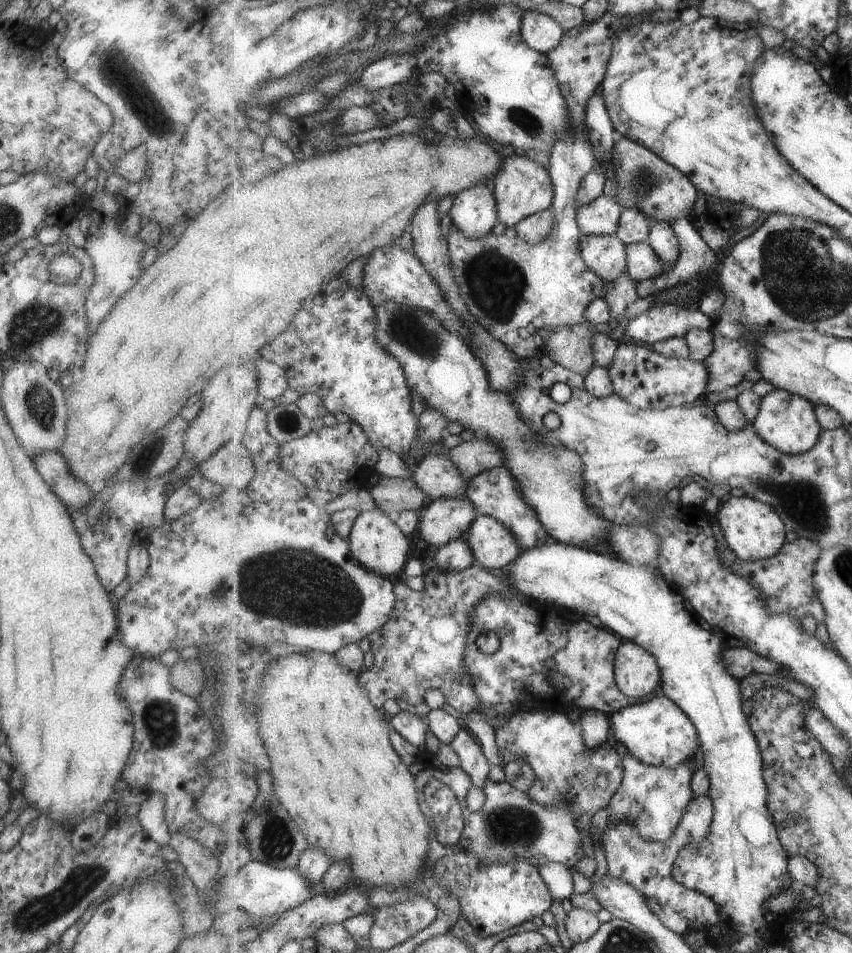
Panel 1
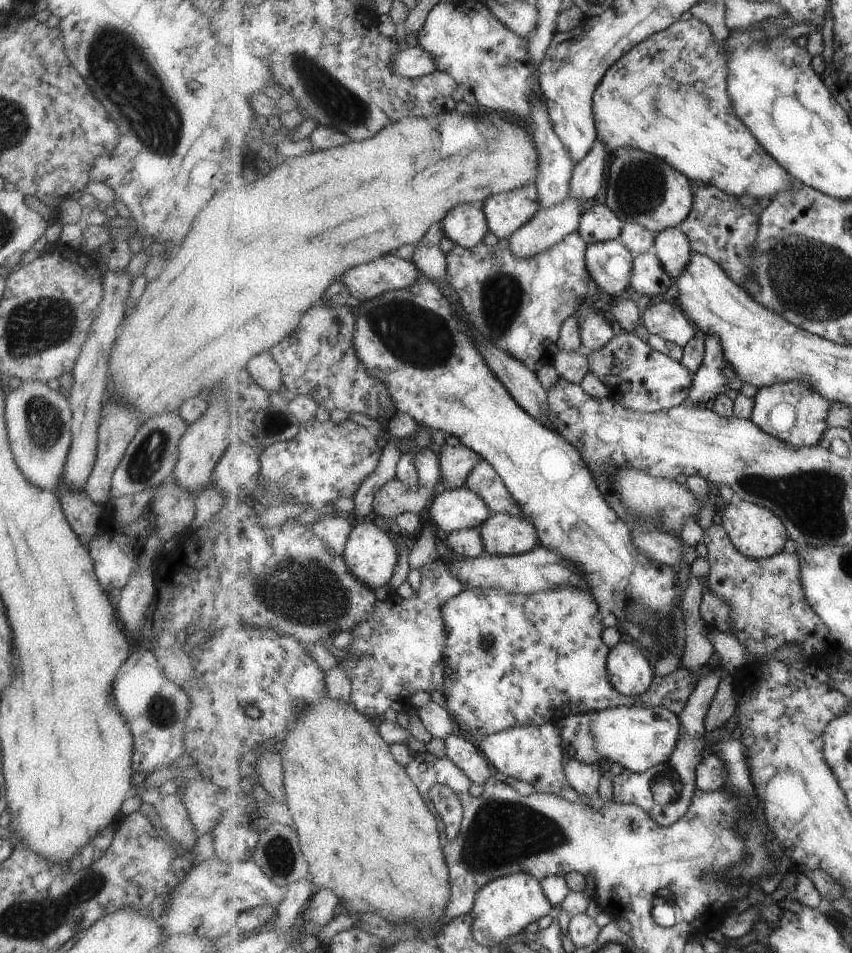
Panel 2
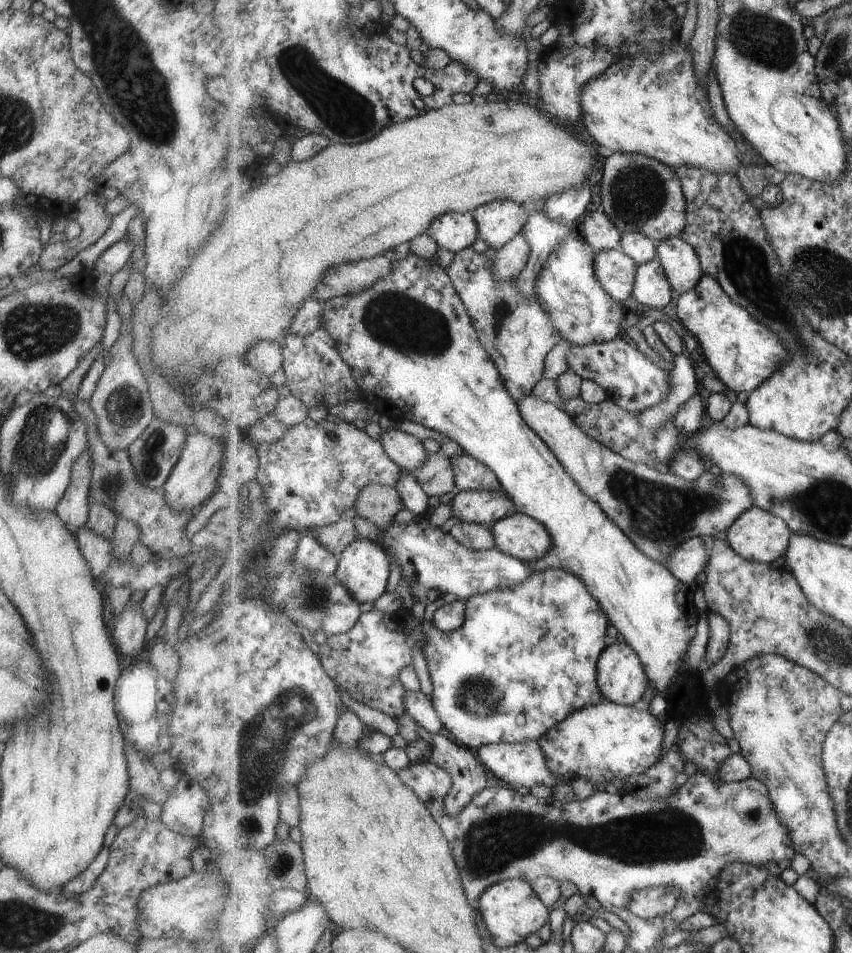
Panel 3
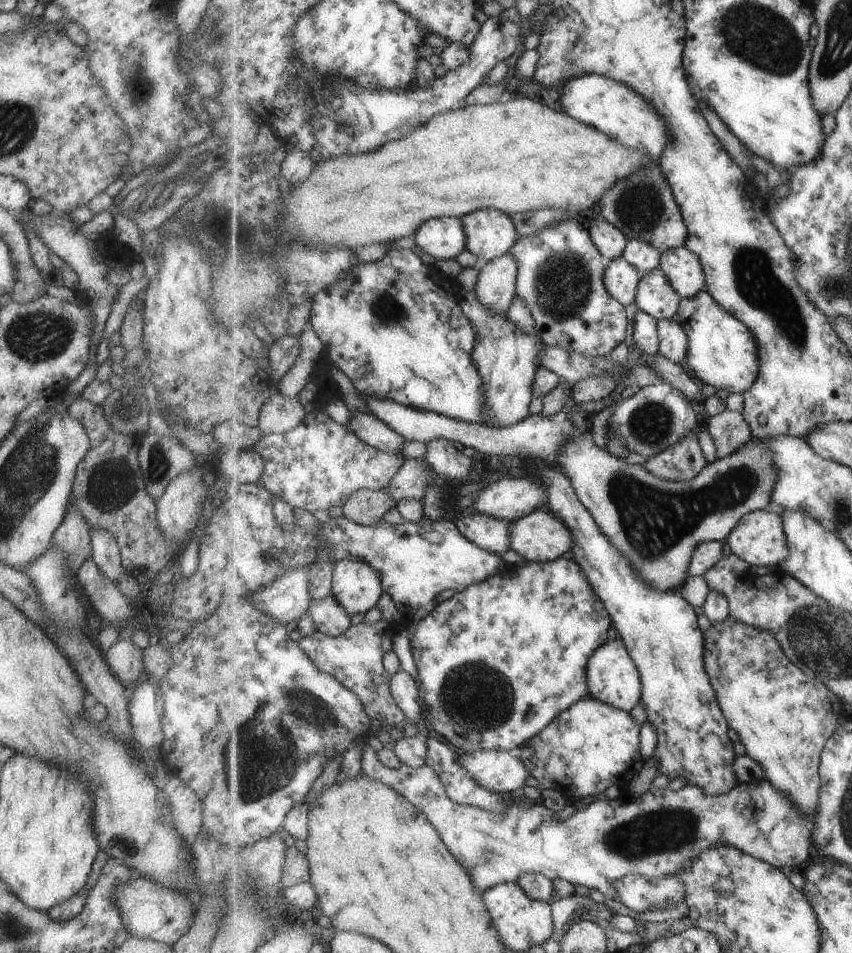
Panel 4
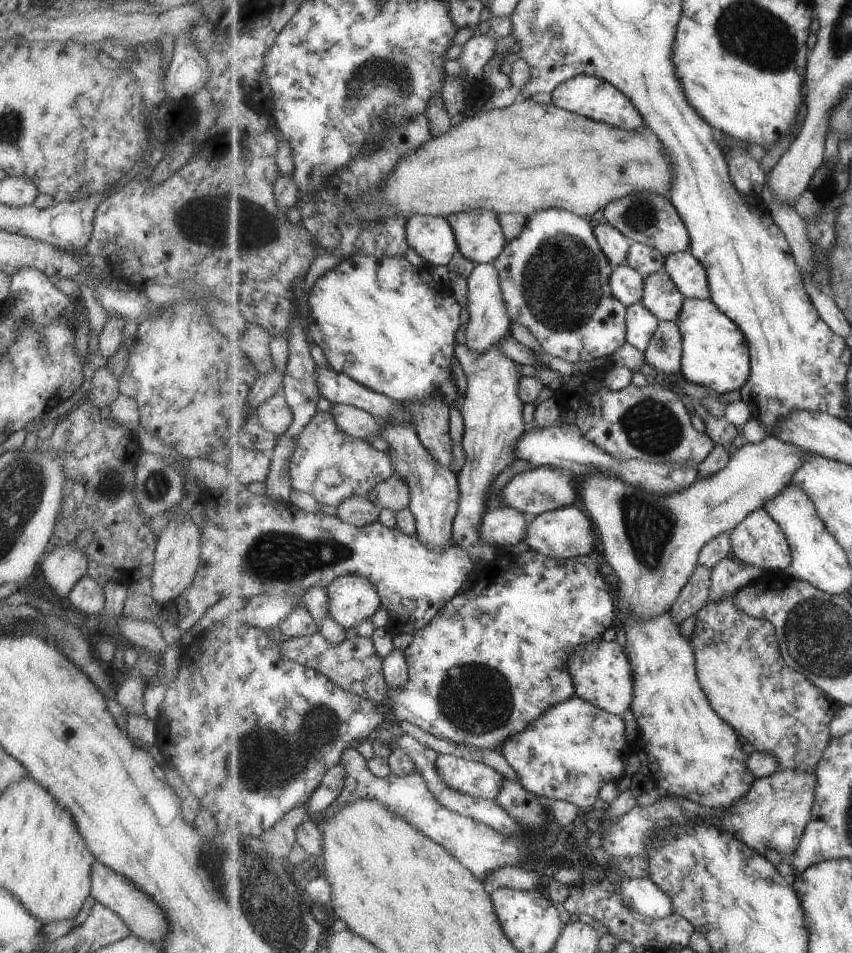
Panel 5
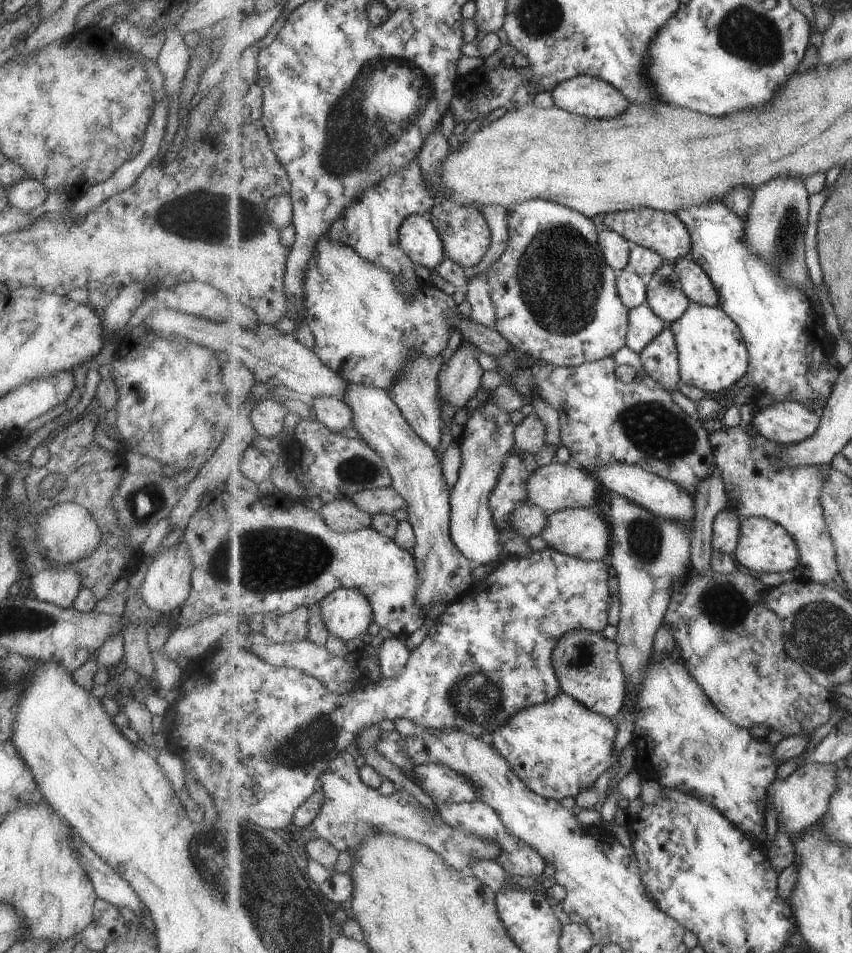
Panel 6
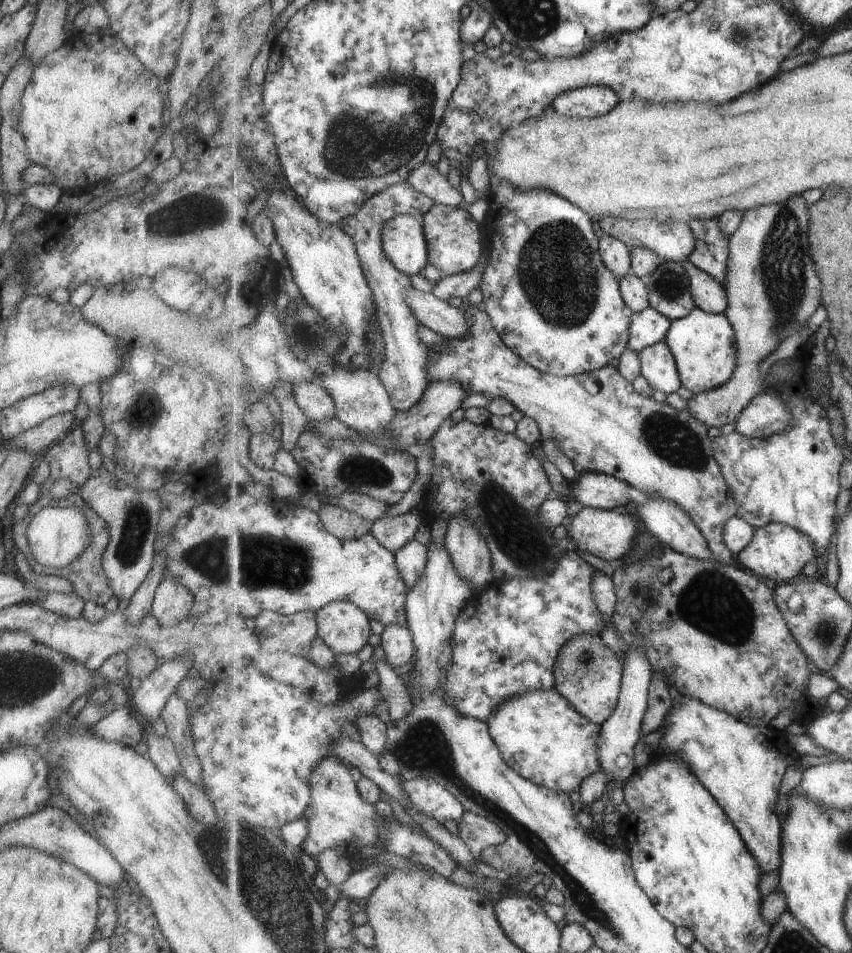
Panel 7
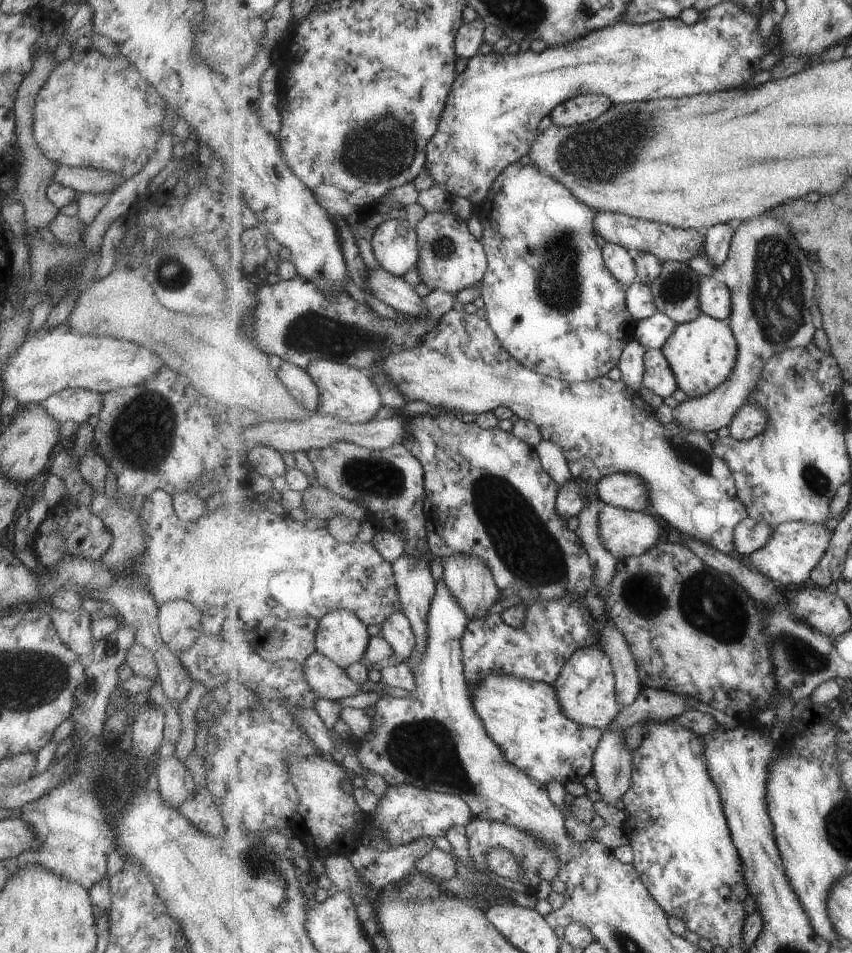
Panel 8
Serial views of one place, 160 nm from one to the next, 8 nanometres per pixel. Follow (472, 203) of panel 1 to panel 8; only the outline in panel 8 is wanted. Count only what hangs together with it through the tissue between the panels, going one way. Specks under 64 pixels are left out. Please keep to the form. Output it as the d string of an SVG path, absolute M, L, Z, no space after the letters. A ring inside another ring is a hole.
M399 218L383 222L373 238L373 249L381 267L403 277L420 261L420 243L415 221Z

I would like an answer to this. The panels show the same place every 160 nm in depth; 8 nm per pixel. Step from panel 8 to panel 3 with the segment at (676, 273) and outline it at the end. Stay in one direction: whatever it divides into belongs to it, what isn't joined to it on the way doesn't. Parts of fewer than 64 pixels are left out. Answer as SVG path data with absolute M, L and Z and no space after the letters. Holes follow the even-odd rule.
M658 257L638 266L633 292L638 303L665 311L665 306L673 300L673 290Z

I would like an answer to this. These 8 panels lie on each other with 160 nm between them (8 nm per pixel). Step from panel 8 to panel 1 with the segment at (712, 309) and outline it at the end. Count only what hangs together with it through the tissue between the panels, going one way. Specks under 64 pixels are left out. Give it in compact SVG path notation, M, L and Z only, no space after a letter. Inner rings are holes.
M665 220L653 221L650 234L644 242L657 252L666 271L676 266L679 254L681 254L681 246L679 246L679 238L671 223Z

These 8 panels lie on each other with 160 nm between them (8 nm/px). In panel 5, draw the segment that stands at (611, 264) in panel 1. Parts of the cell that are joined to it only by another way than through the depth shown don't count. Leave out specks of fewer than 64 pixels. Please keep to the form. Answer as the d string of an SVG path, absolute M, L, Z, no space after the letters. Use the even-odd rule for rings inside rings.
M627 262L616 266L611 275L613 294L616 295L625 306L633 306L644 297L645 276L635 270Z

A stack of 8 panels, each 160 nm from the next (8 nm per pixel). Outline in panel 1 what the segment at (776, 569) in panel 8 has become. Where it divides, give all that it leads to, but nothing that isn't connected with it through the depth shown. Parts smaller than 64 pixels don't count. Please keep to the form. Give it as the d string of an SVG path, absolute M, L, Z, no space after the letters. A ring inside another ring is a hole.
M746 494L740 498L730 497L723 502L714 518L725 534L727 546L745 562L776 556L788 542L787 526L779 512L771 504L763 503Z

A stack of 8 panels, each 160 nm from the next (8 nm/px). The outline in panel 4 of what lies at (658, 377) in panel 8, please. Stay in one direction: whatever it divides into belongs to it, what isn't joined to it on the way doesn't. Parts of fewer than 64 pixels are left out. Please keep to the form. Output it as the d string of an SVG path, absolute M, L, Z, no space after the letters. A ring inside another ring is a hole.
M662 319L658 322L658 334L661 344L659 355L673 362L683 362L688 358L688 332L680 323L671 319Z

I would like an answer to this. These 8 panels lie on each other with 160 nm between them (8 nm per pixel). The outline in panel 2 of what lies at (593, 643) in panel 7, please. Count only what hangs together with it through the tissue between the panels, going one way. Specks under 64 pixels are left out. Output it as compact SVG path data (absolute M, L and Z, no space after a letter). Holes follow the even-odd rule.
M626 640L619 641L608 658L611 682L621 694L641 698L653 685L655 672L647 654Z

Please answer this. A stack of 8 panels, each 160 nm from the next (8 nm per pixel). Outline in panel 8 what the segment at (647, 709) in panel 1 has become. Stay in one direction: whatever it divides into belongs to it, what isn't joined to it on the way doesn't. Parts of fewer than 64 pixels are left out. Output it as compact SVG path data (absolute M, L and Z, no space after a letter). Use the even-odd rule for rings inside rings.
M489 674L485 676L485 682L479 682L473 688L471 698L475 710L485 722L489 736L499 744L505 758L531 778L547 784L559 782L566 786L569 783L582 783L585 776L592 775L594 755L604 731L571 720L563 712L561 700L552 685L533 682L533 680L521 680L521 678L507 676L507 674Z

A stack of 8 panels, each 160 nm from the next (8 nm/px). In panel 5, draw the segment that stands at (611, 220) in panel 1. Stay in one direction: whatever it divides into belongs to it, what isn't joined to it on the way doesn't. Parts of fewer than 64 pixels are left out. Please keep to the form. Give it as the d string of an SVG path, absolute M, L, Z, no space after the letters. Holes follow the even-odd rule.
M609 222L597 225L594 230L601 248L609 257L609 262L614 267L625 263L629 249L633 246L634 241L627 238L625 234Z

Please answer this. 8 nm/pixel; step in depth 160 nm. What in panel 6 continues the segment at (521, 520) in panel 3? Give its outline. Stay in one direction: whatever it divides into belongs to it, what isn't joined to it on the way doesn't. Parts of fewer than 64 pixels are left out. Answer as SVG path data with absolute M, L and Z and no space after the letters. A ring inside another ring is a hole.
M592 508L561 509L549 514L549 524L541 535L549 547L562 553L590 561L601 561L607 554L611 554L612 548L612 528L605 522L607 519Z

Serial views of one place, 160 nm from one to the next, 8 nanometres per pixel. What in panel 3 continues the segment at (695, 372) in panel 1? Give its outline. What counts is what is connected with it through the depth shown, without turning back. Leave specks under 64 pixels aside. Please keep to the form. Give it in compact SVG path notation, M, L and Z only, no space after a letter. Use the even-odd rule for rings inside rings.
M623 334L617 336L615 340L602 344L575 345L573 350L567 352L567 355L569 367L575 370L575 374L581 374L584 380L597 382L607 392L608 398L631 413L643 412L651 406L657 406L659 402L665 402L665 398L673 390L671 373L657 366L651 360L651 356L643 354Z

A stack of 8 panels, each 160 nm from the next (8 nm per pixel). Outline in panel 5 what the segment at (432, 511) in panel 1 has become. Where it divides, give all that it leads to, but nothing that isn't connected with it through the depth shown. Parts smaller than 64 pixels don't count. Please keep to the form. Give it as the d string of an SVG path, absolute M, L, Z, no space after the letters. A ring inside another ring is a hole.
M541 465L516 474L500 493L500 504L512 506L531 518L539 517L543 513L575 504L579 498L575 484L574 479L569 473L565 474L564 470Z

